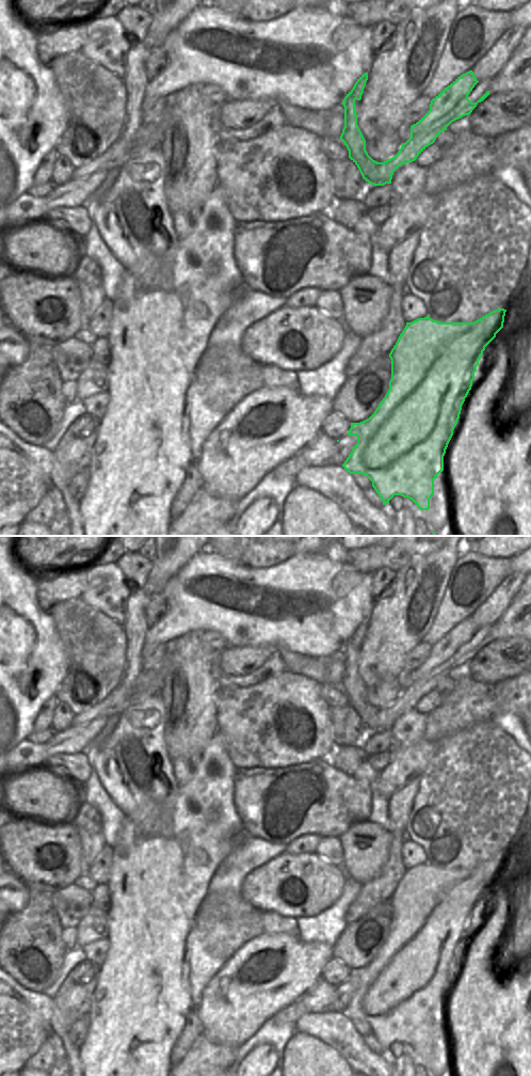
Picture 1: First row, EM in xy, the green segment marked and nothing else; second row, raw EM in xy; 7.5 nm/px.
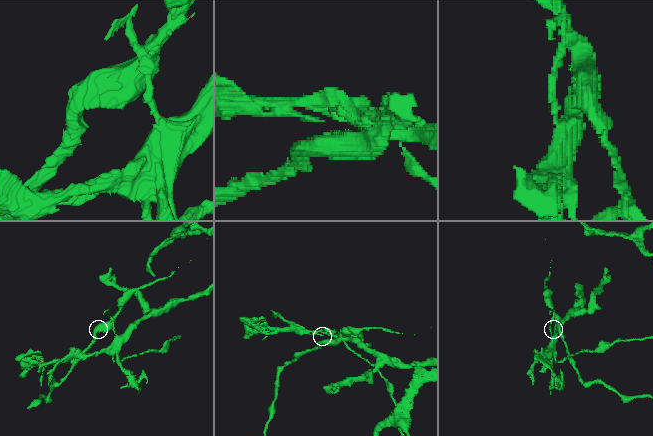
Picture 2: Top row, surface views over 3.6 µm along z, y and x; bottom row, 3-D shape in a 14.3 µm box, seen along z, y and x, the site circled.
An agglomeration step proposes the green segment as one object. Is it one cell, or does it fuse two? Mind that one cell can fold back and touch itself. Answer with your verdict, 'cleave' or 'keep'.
cleave

